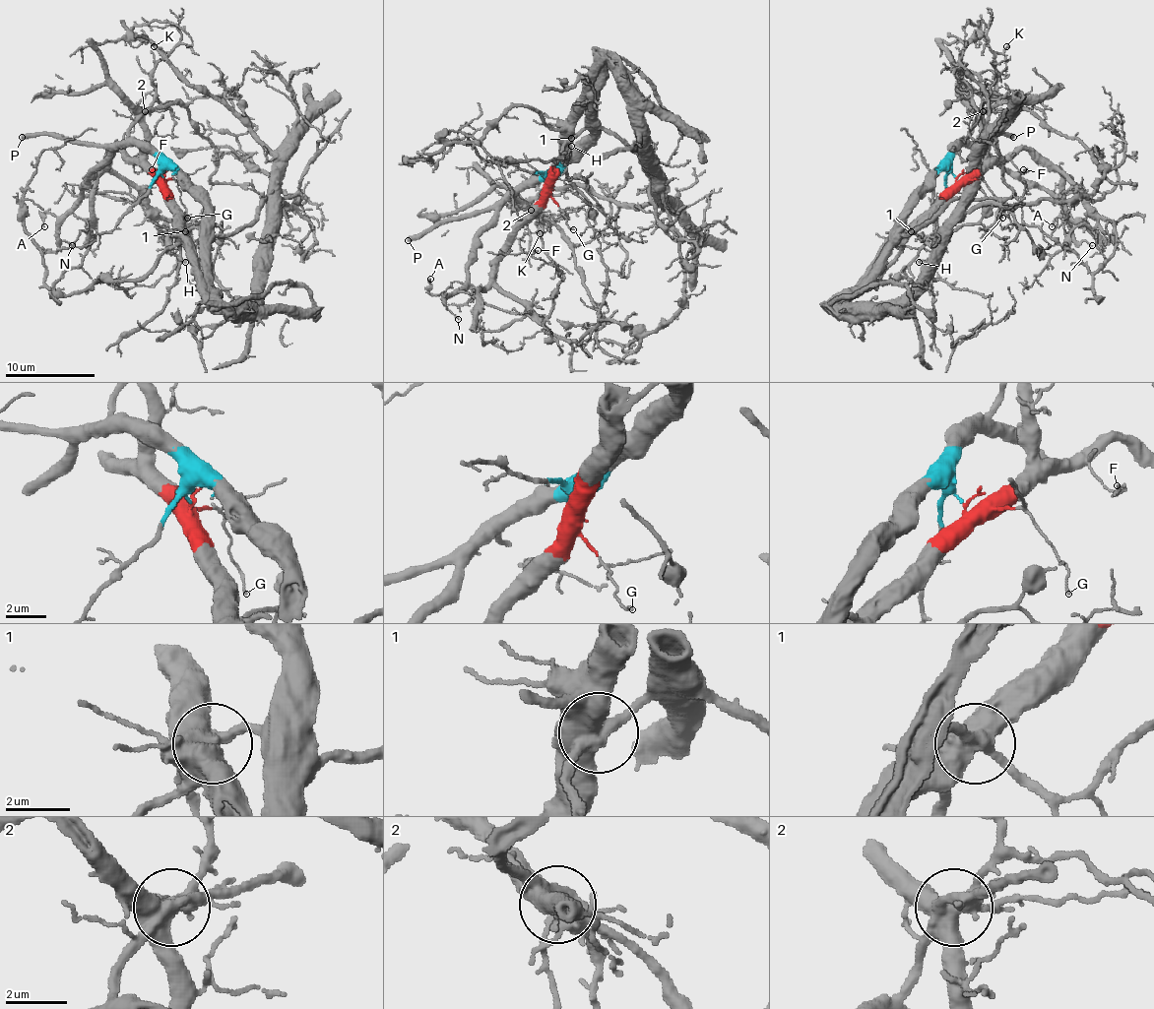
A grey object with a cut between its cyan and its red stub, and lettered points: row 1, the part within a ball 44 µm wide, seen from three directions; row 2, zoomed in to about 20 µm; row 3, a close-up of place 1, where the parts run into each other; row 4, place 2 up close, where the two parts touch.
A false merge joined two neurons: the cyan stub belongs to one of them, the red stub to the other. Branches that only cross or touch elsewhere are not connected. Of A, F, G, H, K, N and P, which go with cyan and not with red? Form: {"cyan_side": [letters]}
{"cyan_side": ["A", "H", "N", "P"]}

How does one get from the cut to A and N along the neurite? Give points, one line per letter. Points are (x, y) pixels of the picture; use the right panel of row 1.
A: (956, 175), (951, 156), (960, 147), (992, 153), (1061, 205), (1067, 216), (1061, 214), (1052, 226)
N: (956, 175), (951, 156), (960, 147), (992, 153), (1009, 171), (1037, 182), (1055, 200), (1077, 240), (1092, 245)

